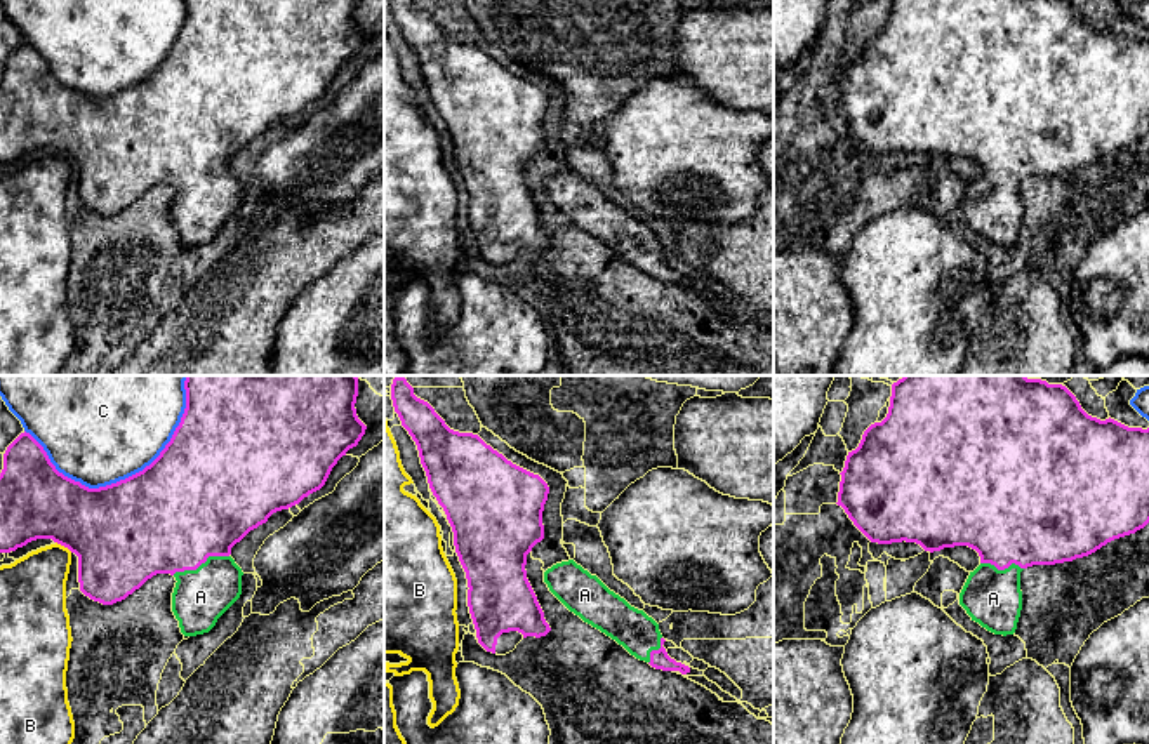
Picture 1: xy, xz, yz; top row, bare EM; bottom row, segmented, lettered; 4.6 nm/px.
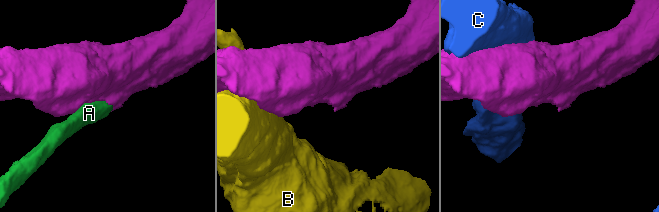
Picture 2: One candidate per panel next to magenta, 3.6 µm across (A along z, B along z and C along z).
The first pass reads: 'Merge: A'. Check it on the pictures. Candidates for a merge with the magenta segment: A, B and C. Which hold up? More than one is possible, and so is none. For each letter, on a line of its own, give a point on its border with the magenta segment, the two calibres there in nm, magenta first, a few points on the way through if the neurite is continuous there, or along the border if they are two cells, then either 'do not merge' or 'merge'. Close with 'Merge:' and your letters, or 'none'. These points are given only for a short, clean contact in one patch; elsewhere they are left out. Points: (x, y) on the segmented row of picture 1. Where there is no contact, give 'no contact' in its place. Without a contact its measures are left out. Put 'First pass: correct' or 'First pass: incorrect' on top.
First pass: correct
A: xy (200, 564) | 500/260 nm | merge
B: xy (65, 546) | 440/300 nm | do not merge
C: xy (129, 477) | 500/500 nm | do not merge
Merge: A

